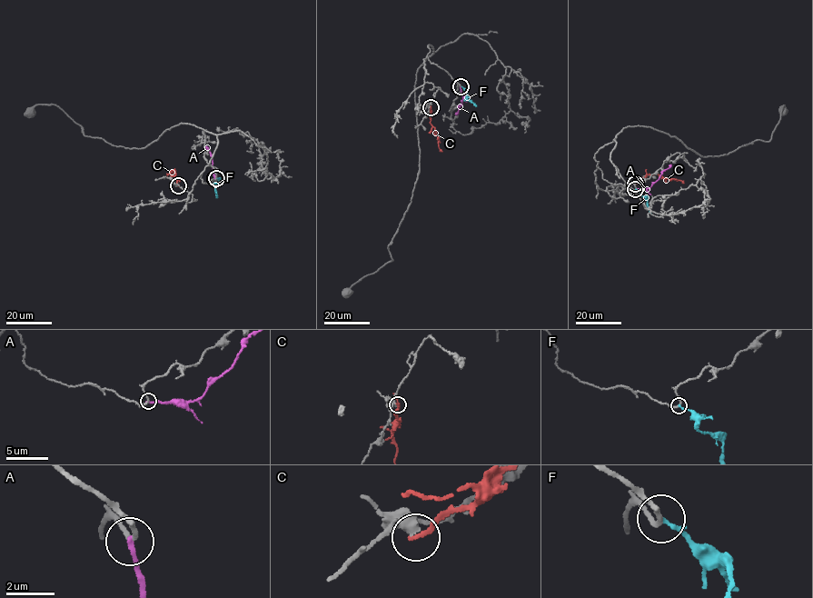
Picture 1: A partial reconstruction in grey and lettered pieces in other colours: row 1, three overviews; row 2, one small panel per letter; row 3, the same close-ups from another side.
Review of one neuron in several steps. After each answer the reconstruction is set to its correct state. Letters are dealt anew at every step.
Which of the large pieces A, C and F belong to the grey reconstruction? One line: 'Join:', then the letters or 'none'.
Join: none

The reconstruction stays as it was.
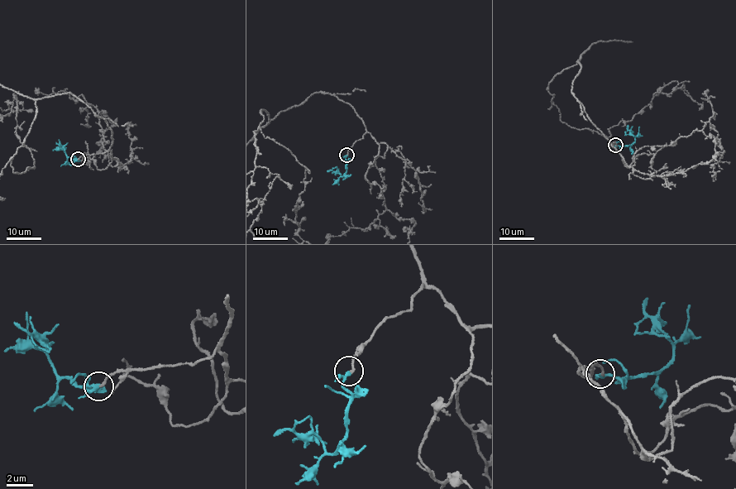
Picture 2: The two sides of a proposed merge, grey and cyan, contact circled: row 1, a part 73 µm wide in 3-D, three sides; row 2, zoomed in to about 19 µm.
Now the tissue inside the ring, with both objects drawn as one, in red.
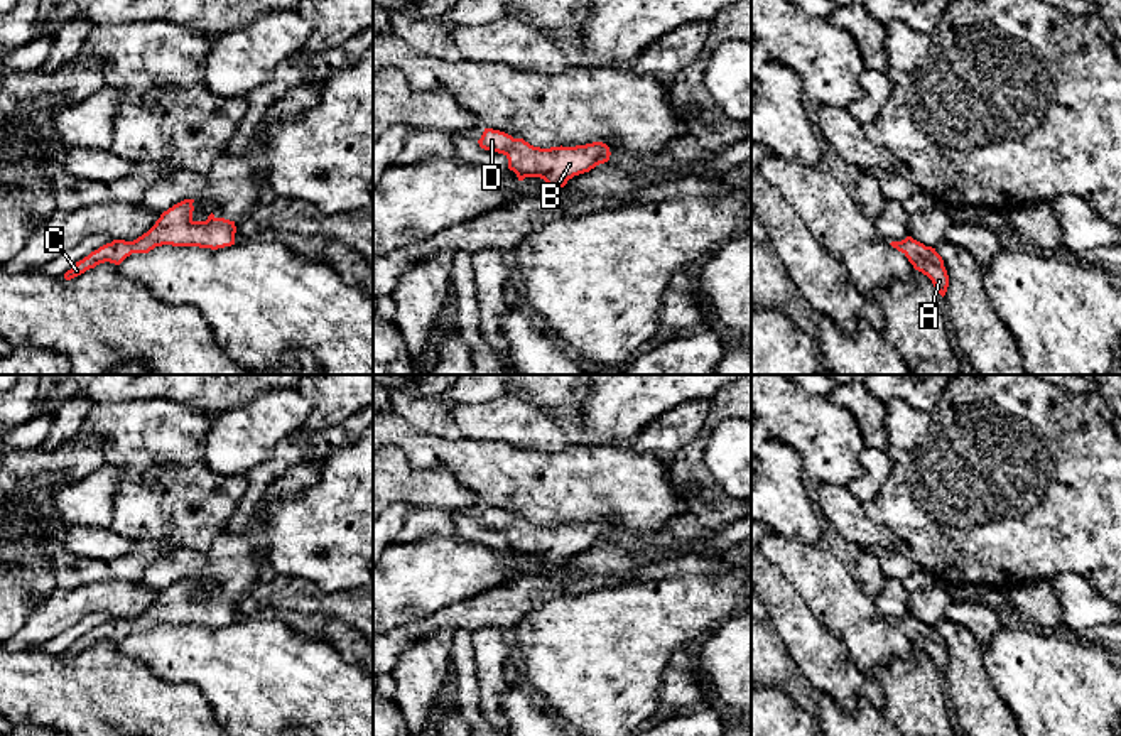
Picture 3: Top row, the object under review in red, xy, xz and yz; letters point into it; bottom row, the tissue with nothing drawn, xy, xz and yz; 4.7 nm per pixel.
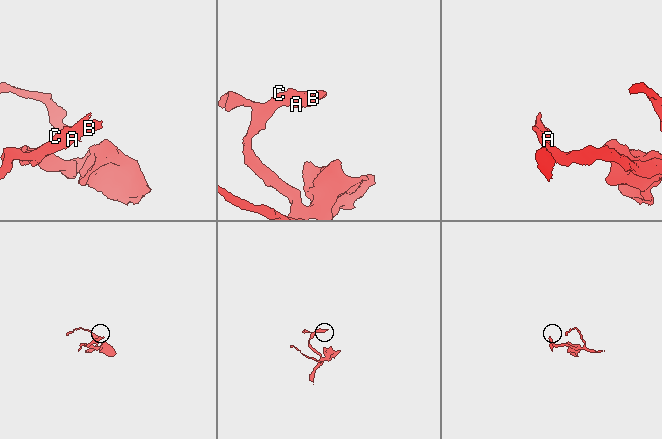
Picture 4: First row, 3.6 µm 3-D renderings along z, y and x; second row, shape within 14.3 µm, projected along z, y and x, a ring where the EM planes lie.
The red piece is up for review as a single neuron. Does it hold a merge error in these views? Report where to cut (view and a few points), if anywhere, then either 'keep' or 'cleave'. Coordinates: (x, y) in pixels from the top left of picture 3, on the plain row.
no cut; keep

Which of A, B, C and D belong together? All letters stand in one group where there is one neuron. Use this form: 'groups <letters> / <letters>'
groups A B C D

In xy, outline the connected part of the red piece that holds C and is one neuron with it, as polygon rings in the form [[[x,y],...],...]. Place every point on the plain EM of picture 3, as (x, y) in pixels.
[[[184,577],[160,593],[155,603],[133,620],[113,618],[91,630],[64,652],[71,658],[100,641],[120,643],[132,631],[149,631],[155,625],[199,625],[225,626],[235,623],[235,599],[216,596],[213,591],[206,599],[192,598],[194,577]]]

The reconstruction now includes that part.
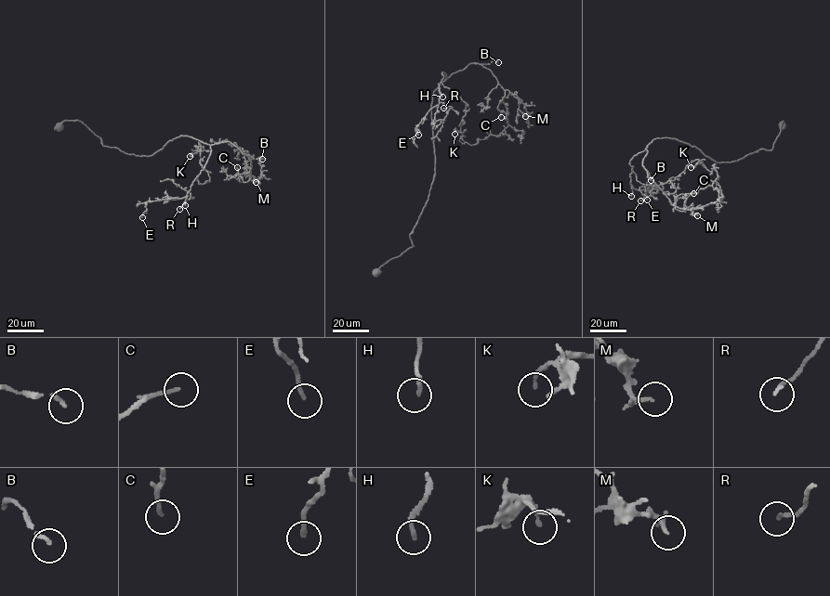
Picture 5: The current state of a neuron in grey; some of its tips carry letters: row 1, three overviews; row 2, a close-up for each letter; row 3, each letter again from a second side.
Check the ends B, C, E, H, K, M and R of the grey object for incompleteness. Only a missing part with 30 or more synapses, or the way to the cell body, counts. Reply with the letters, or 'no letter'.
B, H

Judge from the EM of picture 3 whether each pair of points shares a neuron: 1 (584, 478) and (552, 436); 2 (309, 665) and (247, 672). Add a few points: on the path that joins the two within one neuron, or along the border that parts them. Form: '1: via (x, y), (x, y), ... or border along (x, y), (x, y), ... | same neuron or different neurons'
1: border along (569, 444), (556, 451), (522, 449) | different neurons
2: via (294, 672), (262, 672) | same neuron

